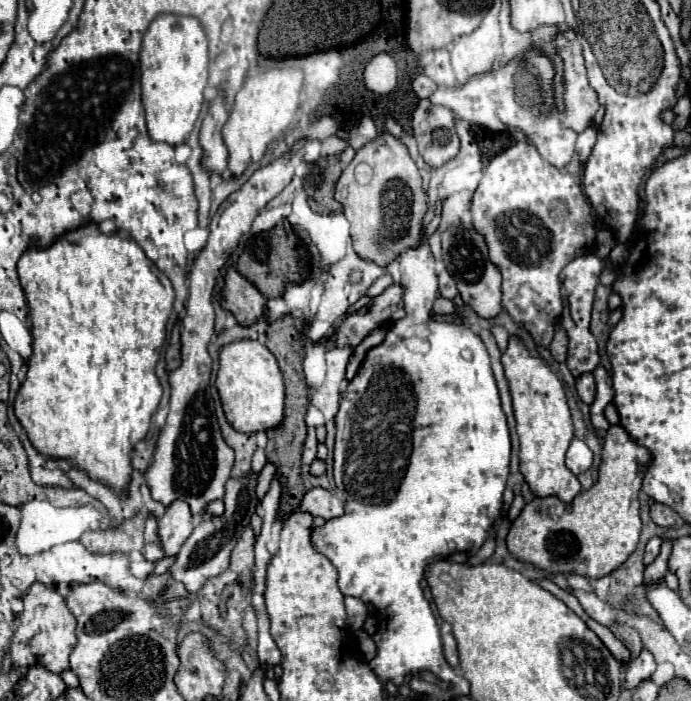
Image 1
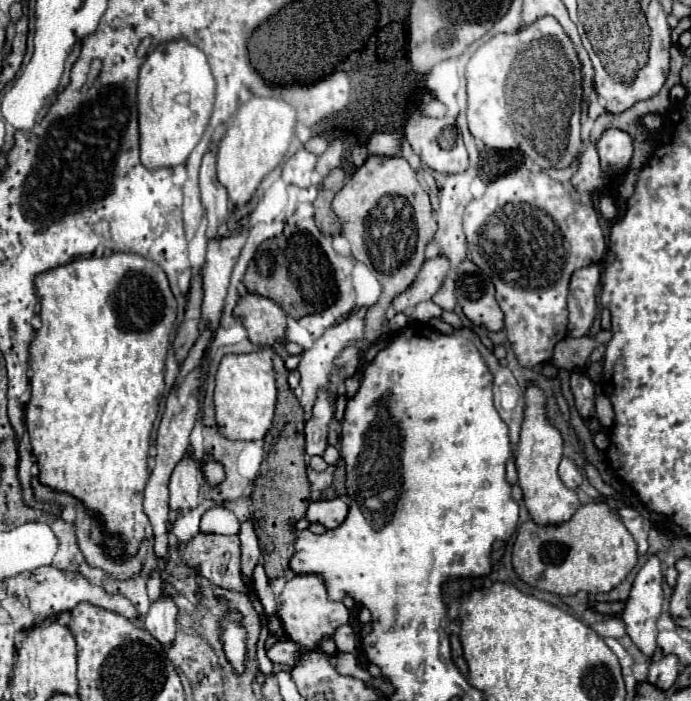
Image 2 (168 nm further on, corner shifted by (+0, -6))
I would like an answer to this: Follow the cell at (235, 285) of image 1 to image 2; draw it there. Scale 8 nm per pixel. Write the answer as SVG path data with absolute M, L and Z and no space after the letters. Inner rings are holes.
M246 292L238 300L234 316L240 318L254 346L270 346L276 340L284 340L286 314L270 298Z

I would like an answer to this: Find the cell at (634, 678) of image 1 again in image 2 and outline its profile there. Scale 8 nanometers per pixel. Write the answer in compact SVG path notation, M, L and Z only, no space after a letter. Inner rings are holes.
M654 554L654 556L648 556L646 564L640 568L640 572L632 584L626 608L622 612L622 620L626 624L628 636L638 646L638 650L648 658L652 658L656 654L656 634L658 634L656 618L660 614L660 606L662 606L662 570L660 570L660 560Z

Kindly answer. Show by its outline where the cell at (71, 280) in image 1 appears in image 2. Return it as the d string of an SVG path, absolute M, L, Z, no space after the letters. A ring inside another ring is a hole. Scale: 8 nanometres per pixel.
M112 252L110 256L80 256L72 262L52 268L48 272L42 272L34 278L34 290L40 300L40 330L34 334L34 340L30 344L30 366L32 366L32 378L30 378L30 400L24 408L24 420L26 430L30 436L32 452L36 456L36 462L40 466L40 480L42 484L50 488L58 488L62 492L70 492L72 496L78 496L86 508L92 512L98 512L102 516L102 522L110 532L118 532L128 546L128 552L136 552L138 544L144 540L148 518L142 512L142 490L148 480L148 448L150 448L150 432L158 414L158 404L164 392L164 360L170 346L170 330L176 320L176 298L168 286L168 278L154 264L152 260L140 256L140 254L126 254L126 252Z

